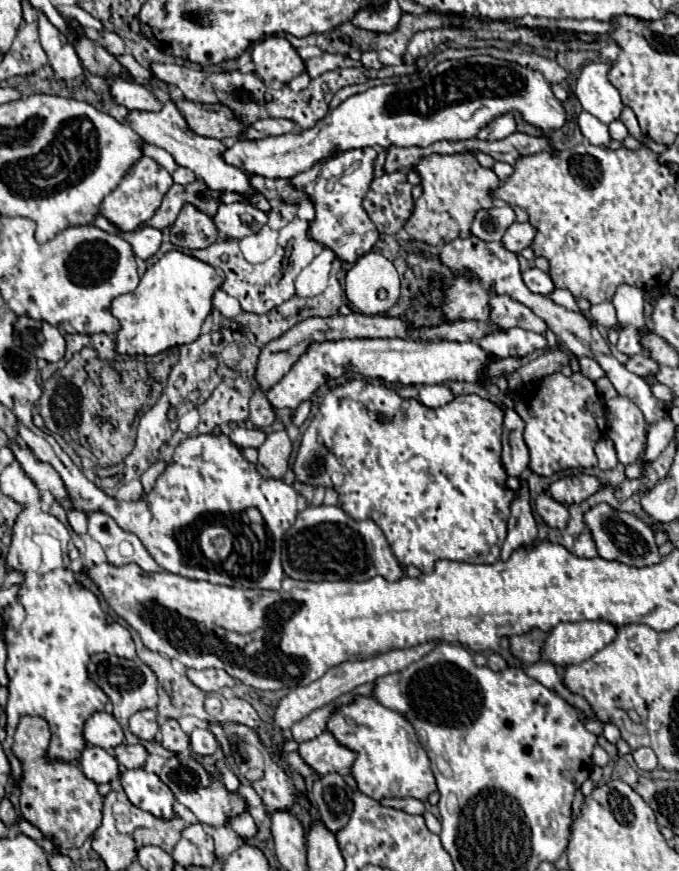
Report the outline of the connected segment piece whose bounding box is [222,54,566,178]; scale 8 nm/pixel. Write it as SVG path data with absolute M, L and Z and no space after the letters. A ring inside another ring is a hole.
M470 56L466 60L444 60L440 62L426 80L414 80L412 84L382 84L368 88L362 94L350 96L344 100L336 110L332 110L324 120L320 120L316 126L306 130L294 130L284 136L276 138L262 138L262 140L236 140L230 148L222 152L222 158L226 164L236 166L248 174L262 174L268 178L292 178L304 170L308 170L312 164L328 158L334 150L350 150L350 148L366 148L366 146L430 146L438 140L468 140L478 134L478 130L494 120L496 116L504 112L520 112L522 118L540 128L542 132L556 130L564 124L564 106L562 102L552 94L550 84L544 80L544 76L536 70L524 68L520 64L498 60L492 56Z

